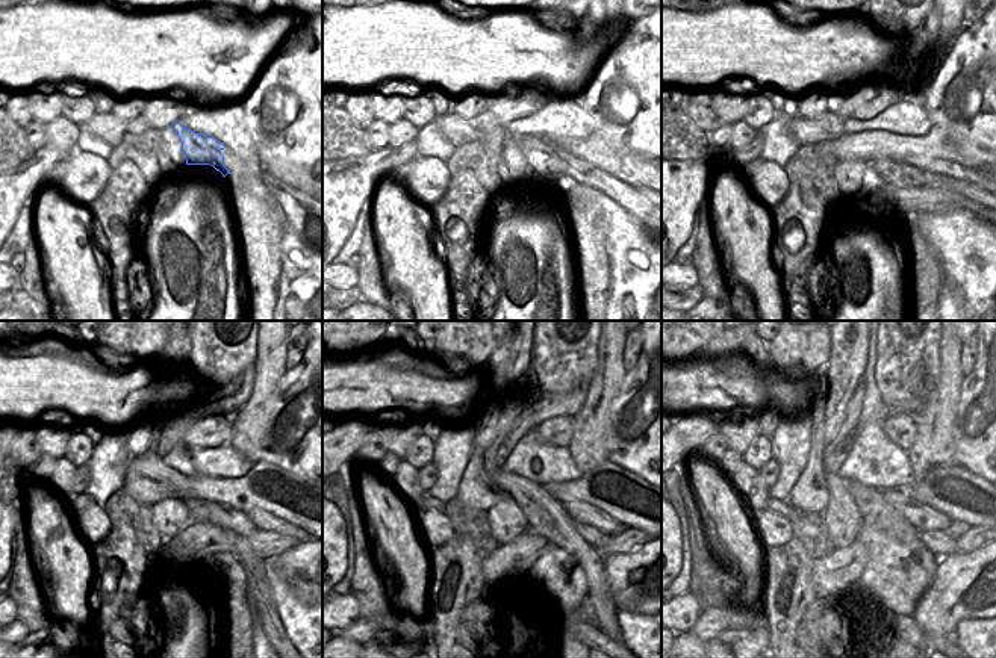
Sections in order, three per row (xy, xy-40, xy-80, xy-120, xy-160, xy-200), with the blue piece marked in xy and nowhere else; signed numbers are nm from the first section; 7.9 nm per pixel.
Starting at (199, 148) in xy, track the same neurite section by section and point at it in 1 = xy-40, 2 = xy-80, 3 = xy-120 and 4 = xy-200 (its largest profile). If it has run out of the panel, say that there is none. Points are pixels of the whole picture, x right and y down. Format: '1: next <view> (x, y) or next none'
1: next xy-40 (542, 155)
2: next xy-80 (898, 174)
3: next xy-120 (223, 516)
4: next xy-200 (937, 542)

